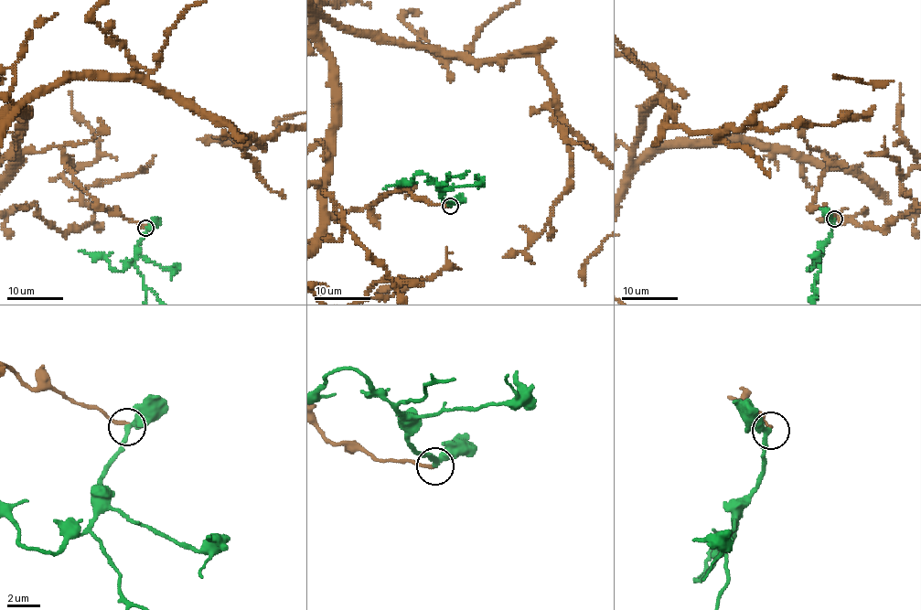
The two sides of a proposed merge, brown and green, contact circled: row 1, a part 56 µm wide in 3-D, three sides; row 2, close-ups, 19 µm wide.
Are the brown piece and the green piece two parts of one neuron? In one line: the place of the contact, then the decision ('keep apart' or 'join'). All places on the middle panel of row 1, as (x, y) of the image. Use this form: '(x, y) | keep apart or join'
(450, 206) | keep apart

